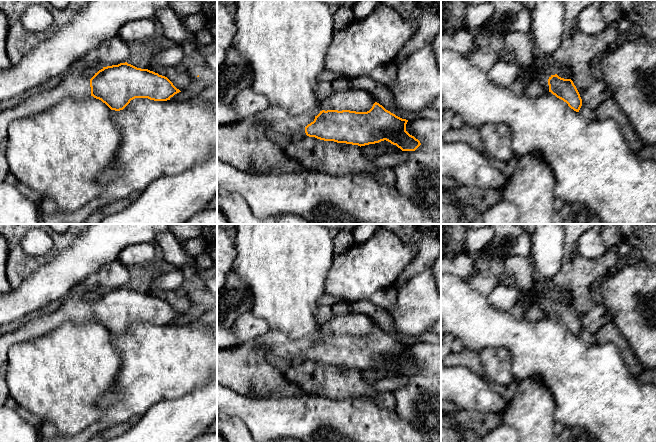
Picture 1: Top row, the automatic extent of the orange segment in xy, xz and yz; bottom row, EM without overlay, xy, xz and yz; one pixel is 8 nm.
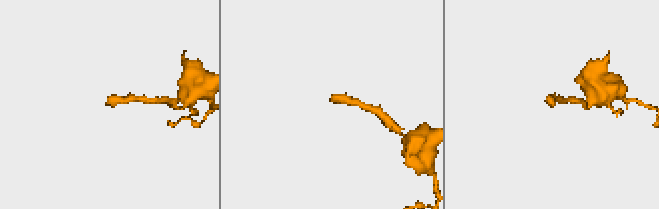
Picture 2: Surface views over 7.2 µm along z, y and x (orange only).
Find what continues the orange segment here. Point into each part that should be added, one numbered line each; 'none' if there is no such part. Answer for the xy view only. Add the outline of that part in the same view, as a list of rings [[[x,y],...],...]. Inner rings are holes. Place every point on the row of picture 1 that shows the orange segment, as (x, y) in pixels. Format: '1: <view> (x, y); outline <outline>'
1: xy (75, 84); outline [[[81,70],[69,71],[58,85],[50,89],[37,89],[19,105],[0,112],[0,143],[7,139],[7,129],[12,122],[46,111],[65,98],[83,99],[90,96],[90,79]]]

